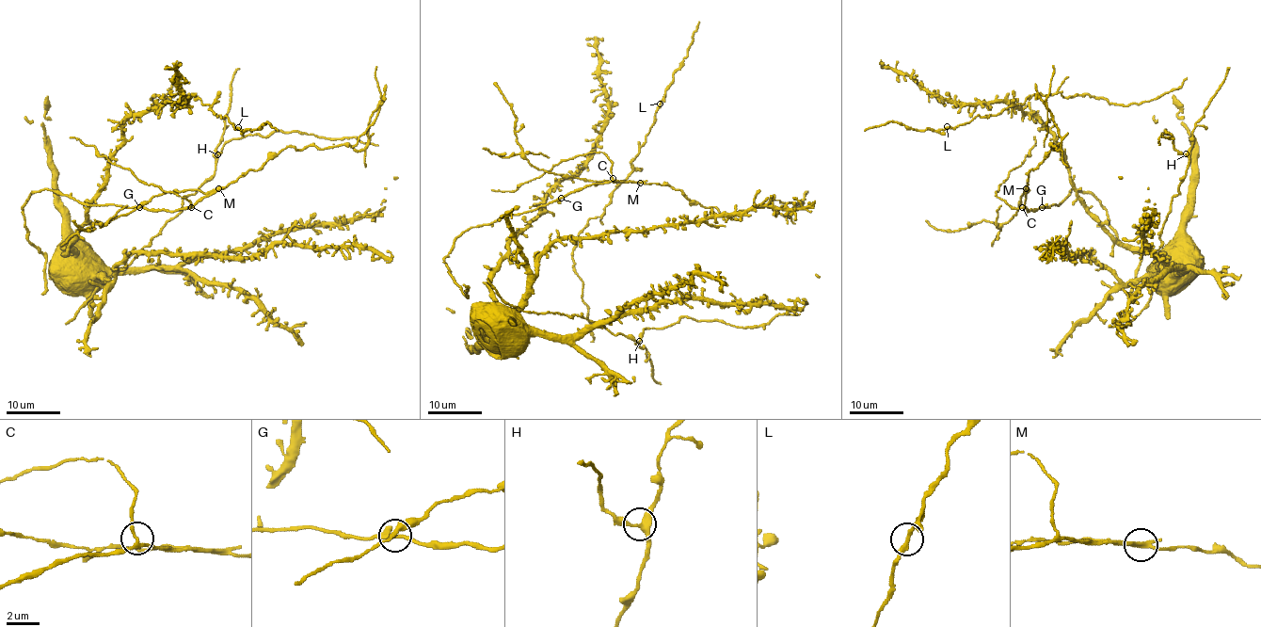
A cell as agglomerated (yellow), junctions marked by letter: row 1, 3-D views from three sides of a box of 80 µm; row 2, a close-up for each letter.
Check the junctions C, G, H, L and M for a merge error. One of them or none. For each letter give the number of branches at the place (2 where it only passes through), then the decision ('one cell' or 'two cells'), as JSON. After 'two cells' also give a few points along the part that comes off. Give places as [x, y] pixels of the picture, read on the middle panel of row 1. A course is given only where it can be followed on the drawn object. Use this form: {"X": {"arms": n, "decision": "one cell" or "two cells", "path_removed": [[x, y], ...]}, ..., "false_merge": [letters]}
{"C": {"arms": 3, "decision": "one cell"}, "G": {"arms": 3, "decision": "one cell"}, "H": {"arms": 3, "decision": "one cell"}, "L": {"arms": 2, "decision": "one cell"}, "M": {"arms": 3, "decision": "two cells", "path_removed": [[639, 182], [678, 188], [692, 200], [728, 216], [769, 206], [790, 217], [791, 209], [803, 202], [799, 209]]}, "false_merge": ["M"]}

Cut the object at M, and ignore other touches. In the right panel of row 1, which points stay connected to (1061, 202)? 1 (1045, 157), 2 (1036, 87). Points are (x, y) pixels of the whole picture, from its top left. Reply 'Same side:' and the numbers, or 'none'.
Same side: none

